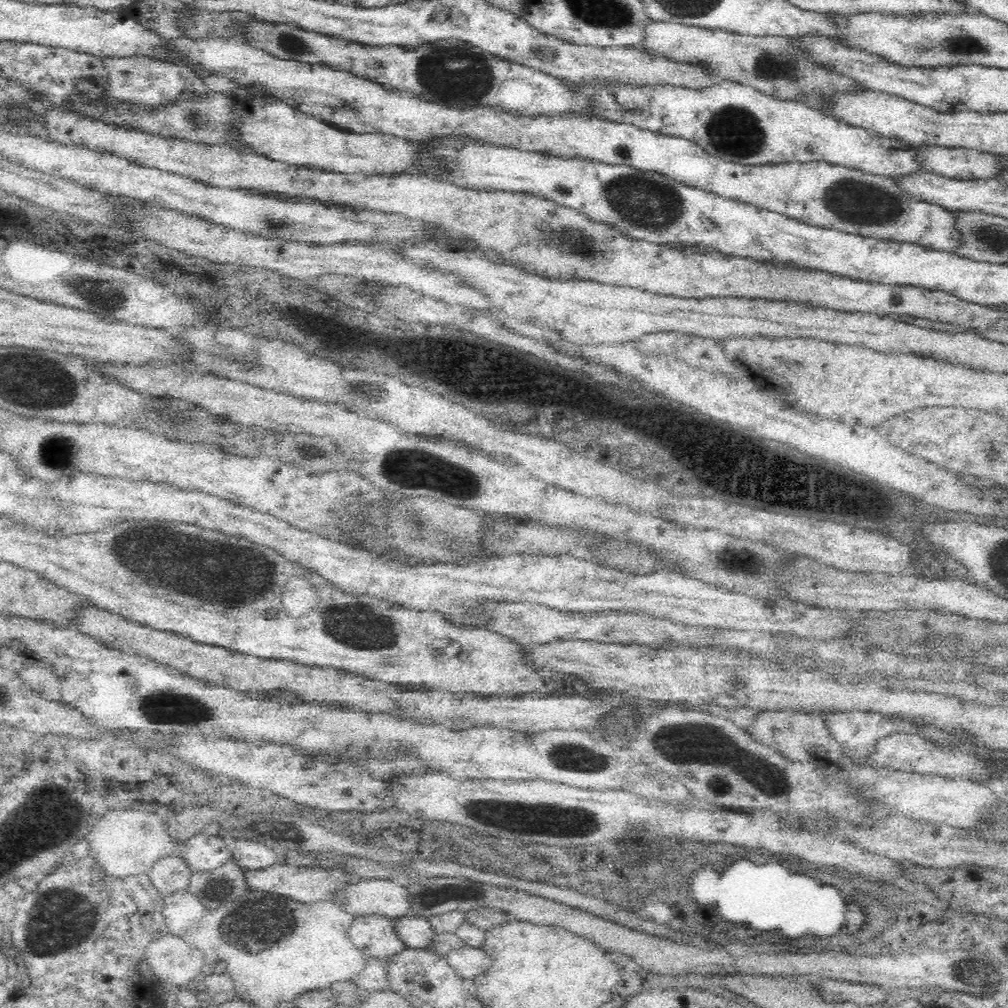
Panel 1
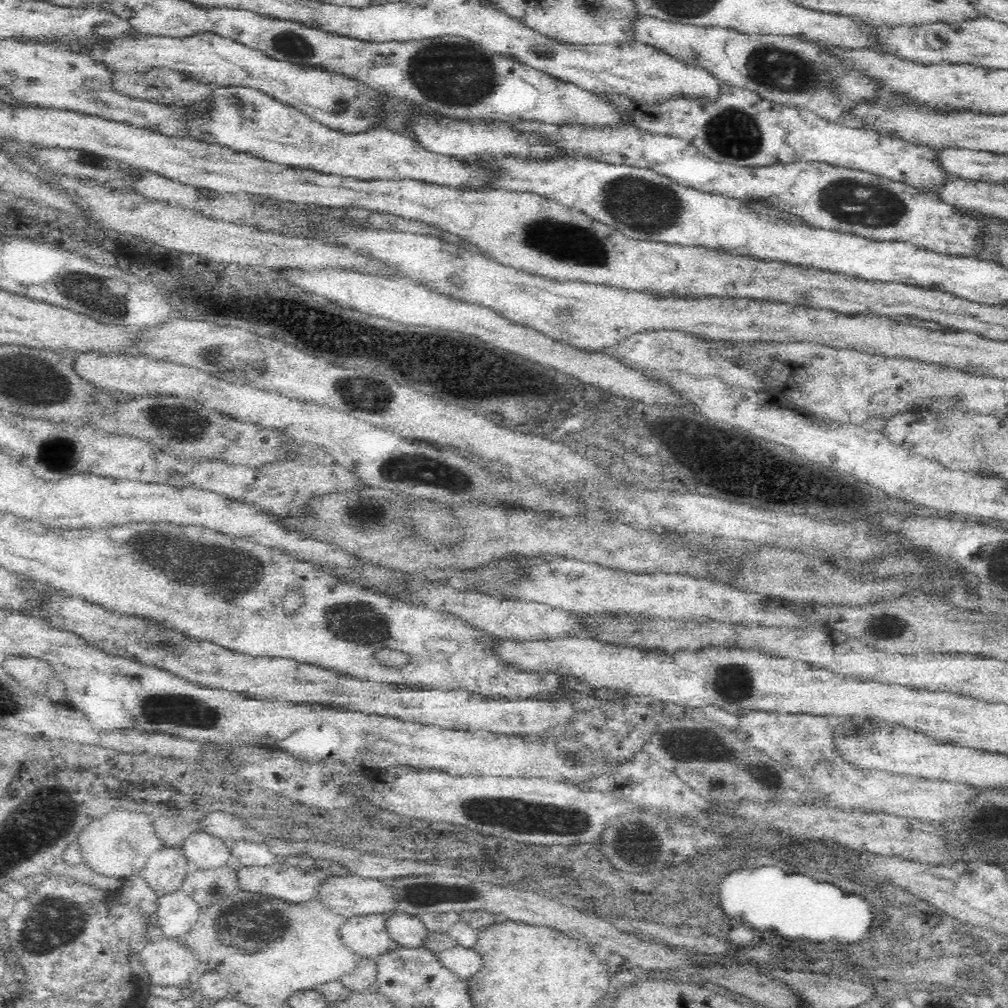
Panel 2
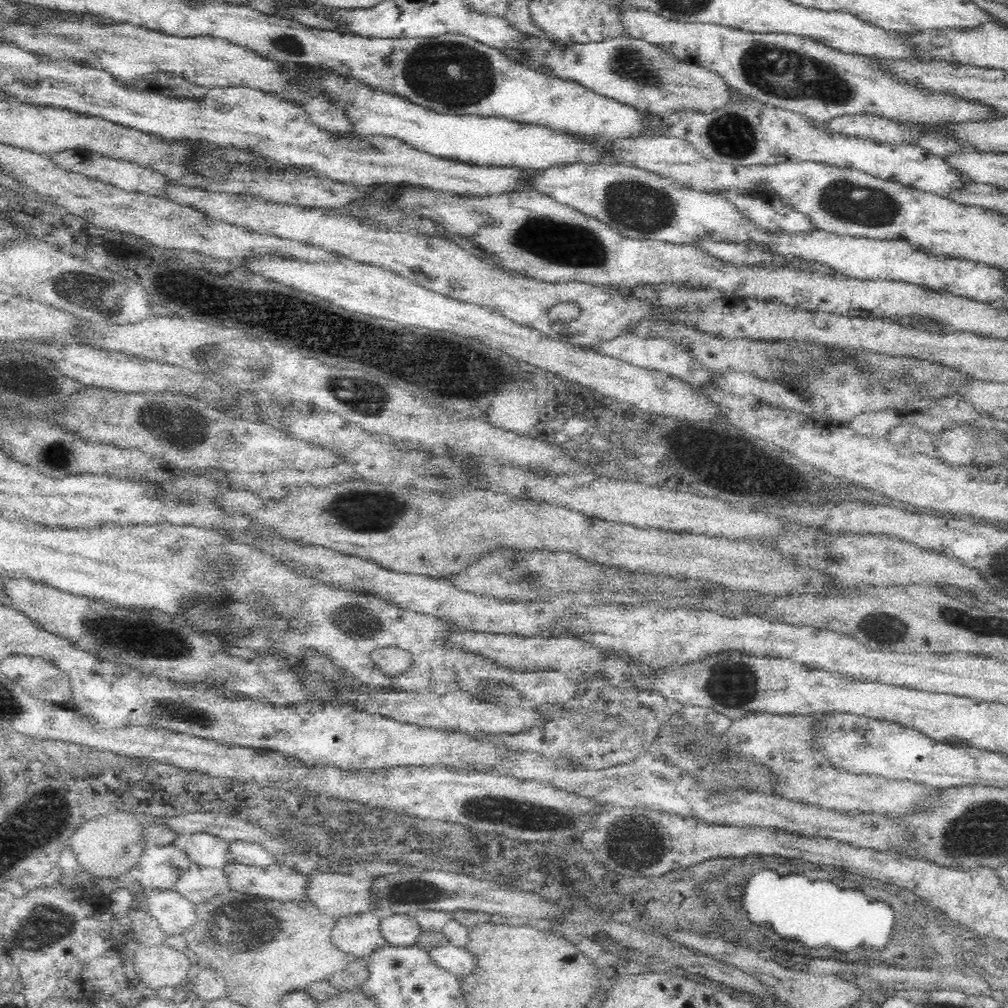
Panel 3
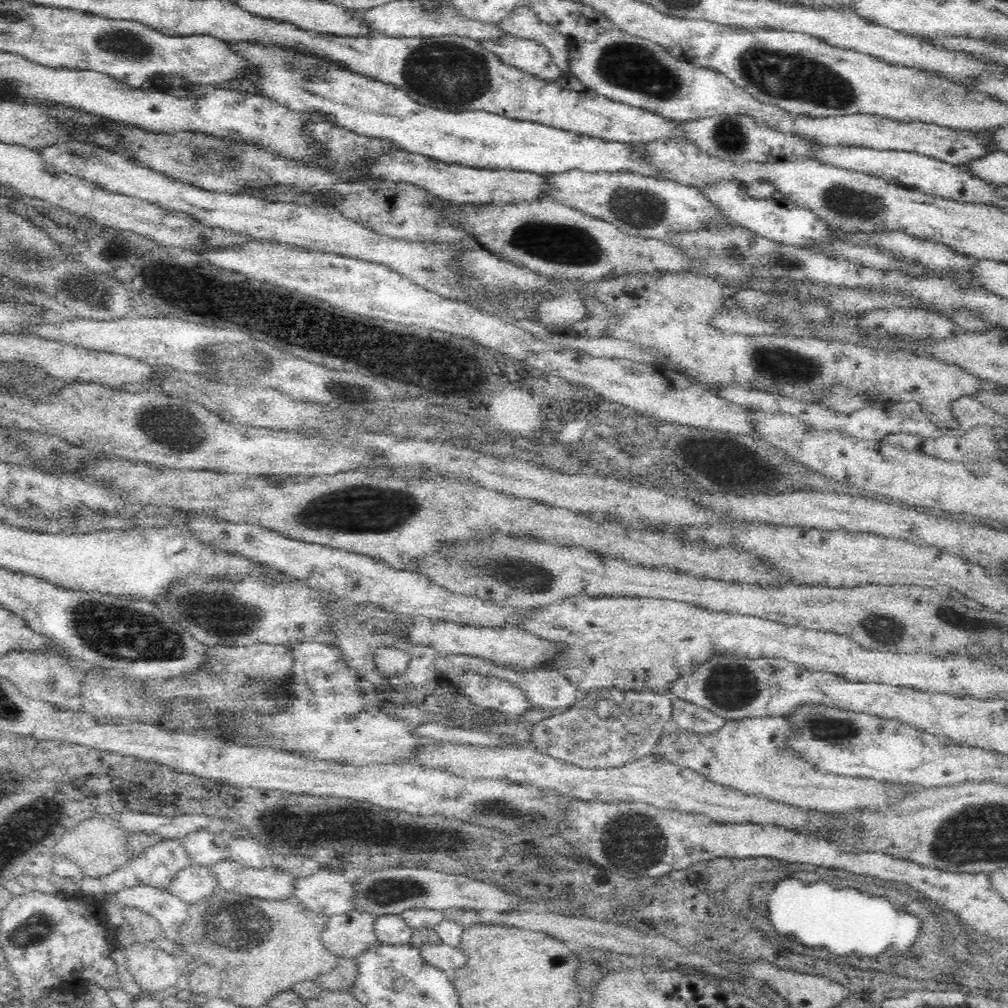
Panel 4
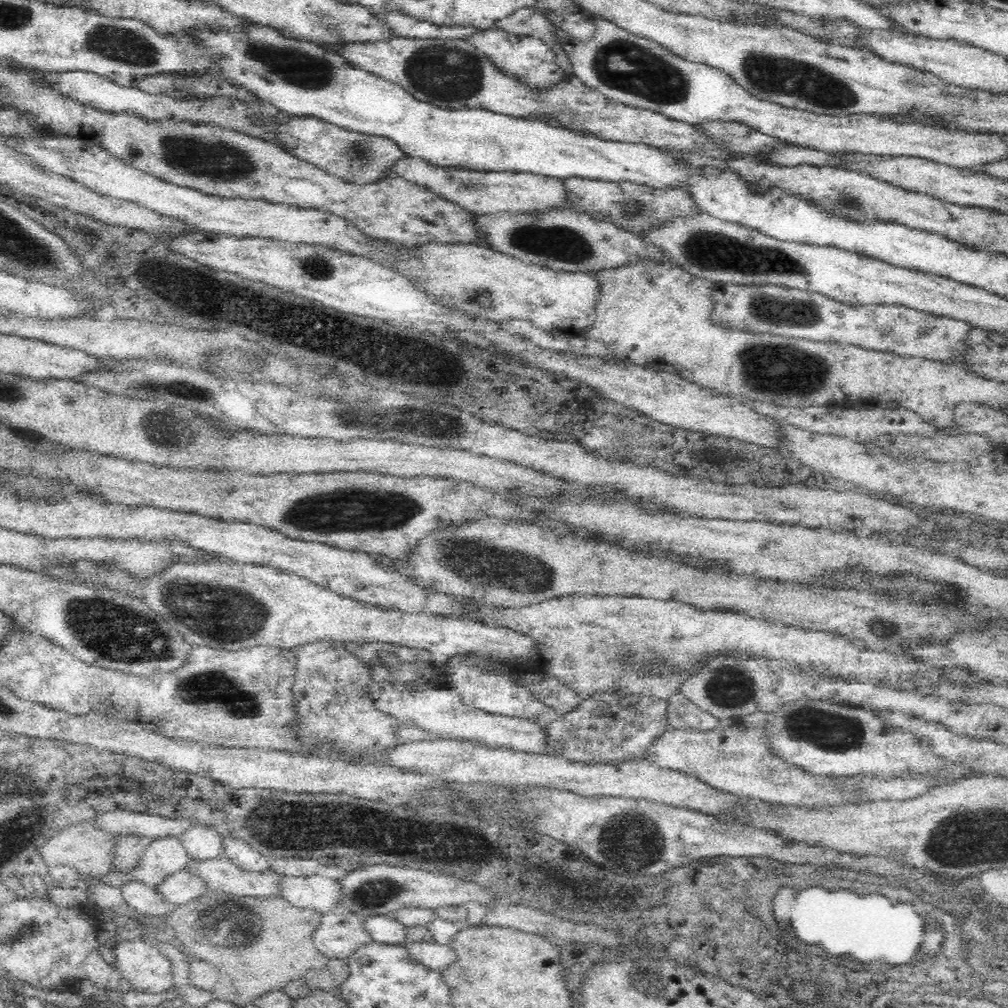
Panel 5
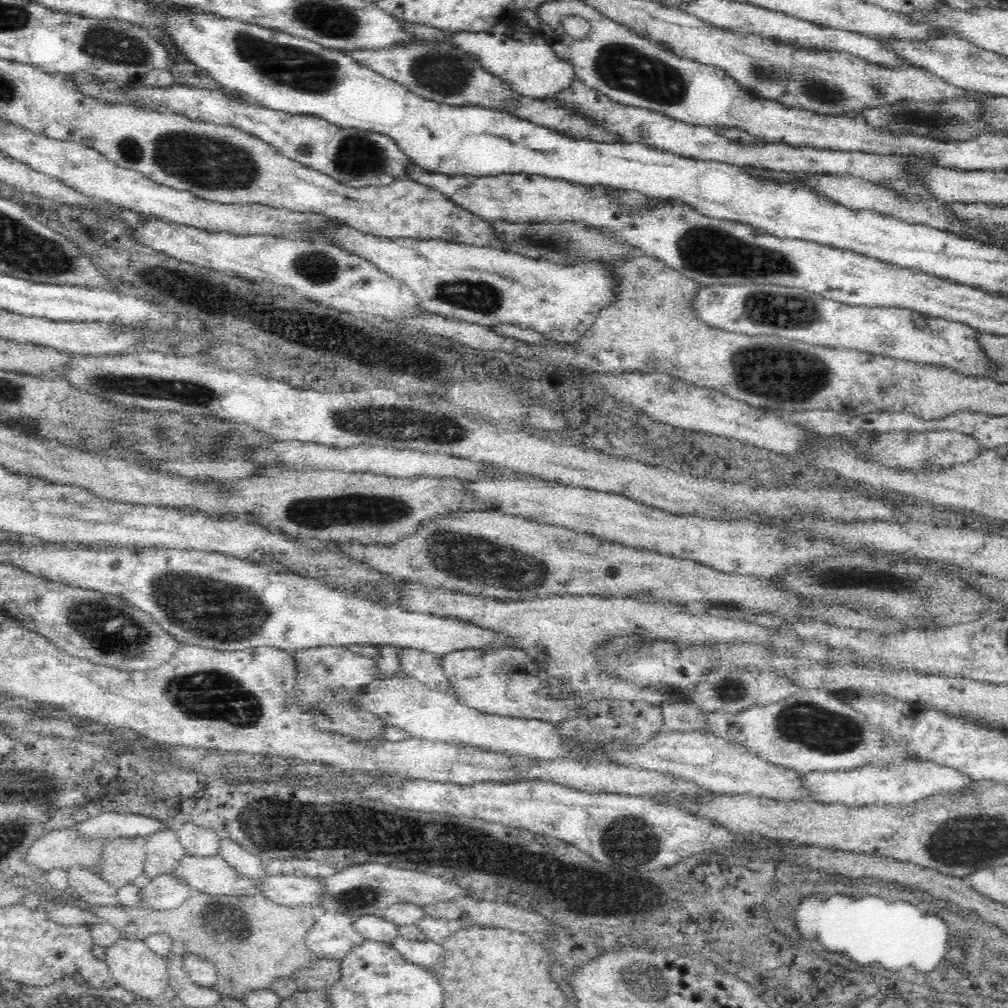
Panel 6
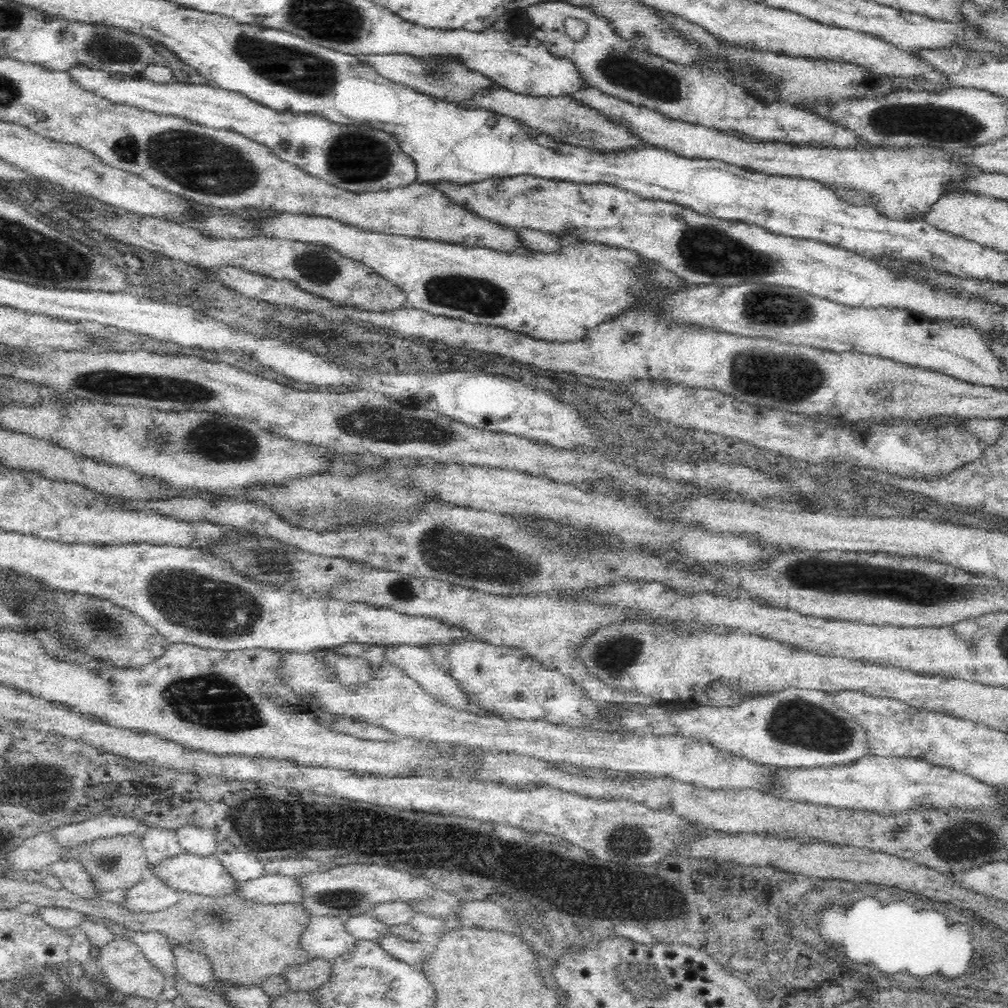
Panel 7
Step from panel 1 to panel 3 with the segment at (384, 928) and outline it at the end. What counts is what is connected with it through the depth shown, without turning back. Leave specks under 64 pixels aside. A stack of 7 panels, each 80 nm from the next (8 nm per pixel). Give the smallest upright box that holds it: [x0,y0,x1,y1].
[332,911,389,959]

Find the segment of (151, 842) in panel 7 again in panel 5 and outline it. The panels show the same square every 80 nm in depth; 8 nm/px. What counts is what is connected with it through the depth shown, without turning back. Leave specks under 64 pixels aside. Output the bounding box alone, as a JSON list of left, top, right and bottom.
[99,836,192,889]

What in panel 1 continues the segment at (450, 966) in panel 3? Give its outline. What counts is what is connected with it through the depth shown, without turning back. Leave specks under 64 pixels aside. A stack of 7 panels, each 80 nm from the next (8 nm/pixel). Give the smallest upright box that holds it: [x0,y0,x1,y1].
[444,945,494,983]

